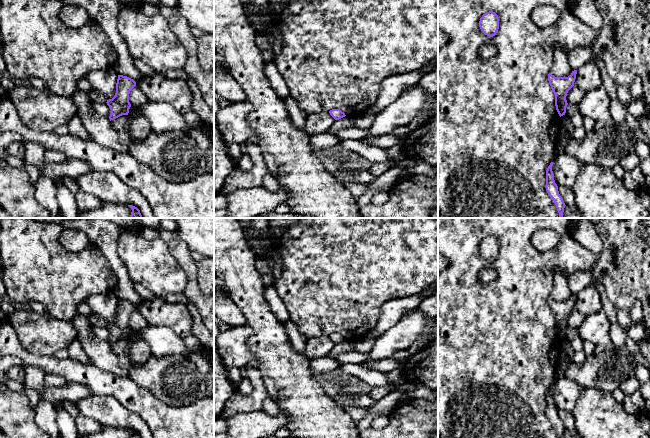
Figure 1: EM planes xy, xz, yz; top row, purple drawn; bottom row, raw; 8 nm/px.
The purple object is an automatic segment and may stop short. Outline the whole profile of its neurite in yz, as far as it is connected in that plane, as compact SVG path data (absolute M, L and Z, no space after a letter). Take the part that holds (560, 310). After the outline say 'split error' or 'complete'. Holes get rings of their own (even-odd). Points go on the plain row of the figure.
M577 294L572 295L568 301L555 301L551 297L548 298L548 305L555 319L555 330L559 340L566 337L568 329L566 320L568 315L574 310Z; complete

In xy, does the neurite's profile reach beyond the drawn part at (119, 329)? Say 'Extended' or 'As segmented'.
As segmented

